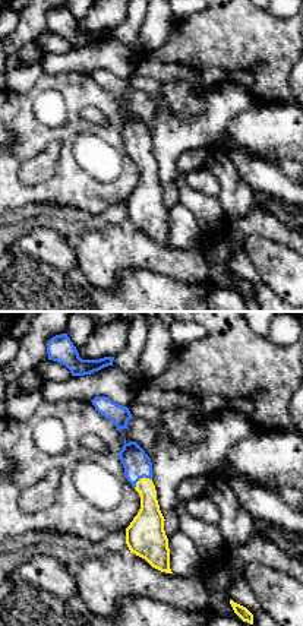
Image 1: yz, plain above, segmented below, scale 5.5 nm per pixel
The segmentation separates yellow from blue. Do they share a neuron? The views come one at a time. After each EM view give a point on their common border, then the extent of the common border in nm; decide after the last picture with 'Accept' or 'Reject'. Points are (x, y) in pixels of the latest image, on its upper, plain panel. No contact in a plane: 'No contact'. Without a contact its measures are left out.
Touches yellow at (141, 151). Shared border 120 nm

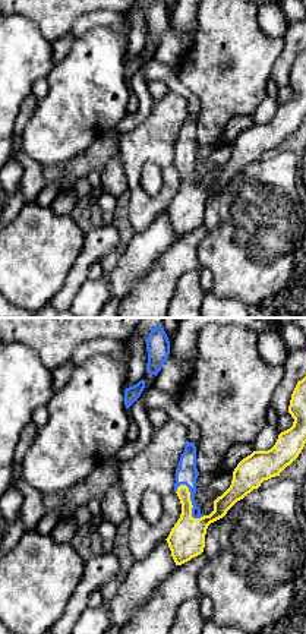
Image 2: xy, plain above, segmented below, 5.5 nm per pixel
Touches yellow at (191, 176). Shared border 220 nm

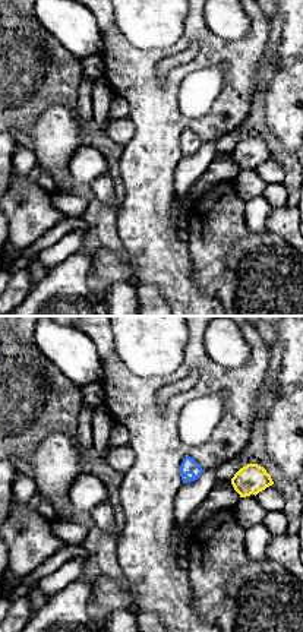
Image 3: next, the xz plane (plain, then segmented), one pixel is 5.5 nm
Touches yellow at (189, 147). Shared border 40 nm

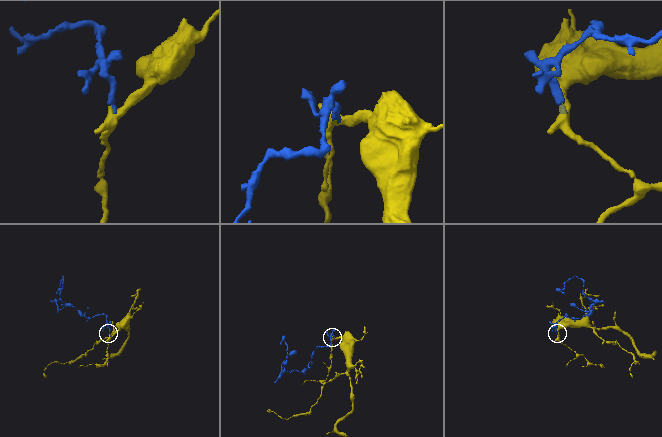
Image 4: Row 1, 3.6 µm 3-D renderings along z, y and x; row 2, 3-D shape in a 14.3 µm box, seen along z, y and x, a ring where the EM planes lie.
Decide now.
Accept

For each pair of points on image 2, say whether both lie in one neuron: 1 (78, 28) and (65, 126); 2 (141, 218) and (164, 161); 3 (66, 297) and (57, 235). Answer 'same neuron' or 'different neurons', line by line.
1: different neurons
2: same neuron
3: different neurons

